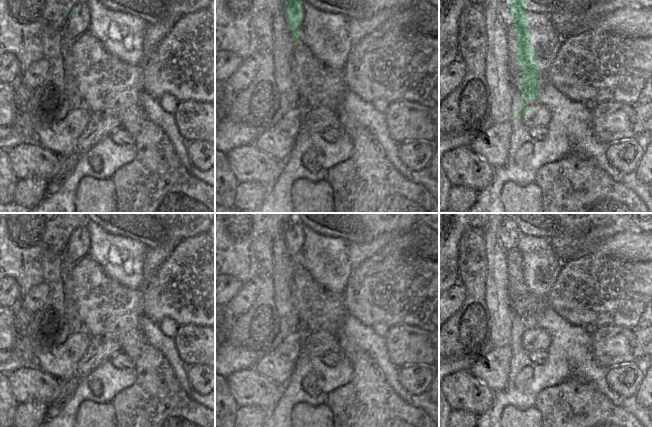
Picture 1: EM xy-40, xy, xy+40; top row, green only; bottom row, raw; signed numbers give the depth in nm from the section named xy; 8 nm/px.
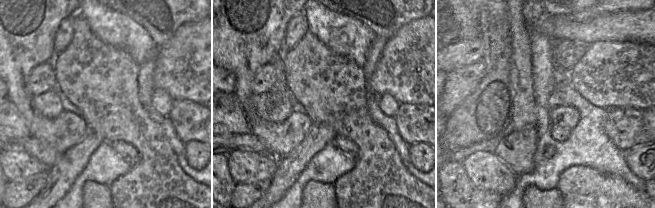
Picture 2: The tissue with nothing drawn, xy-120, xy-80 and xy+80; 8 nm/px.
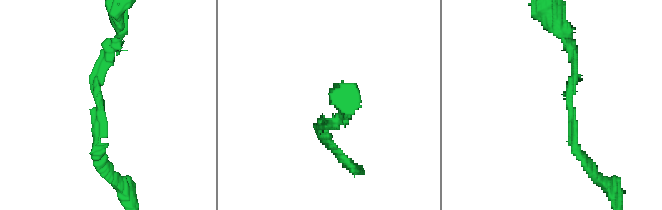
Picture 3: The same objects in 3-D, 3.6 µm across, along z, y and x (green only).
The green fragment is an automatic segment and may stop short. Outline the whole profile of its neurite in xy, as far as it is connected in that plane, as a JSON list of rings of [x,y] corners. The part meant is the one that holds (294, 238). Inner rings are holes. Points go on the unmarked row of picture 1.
[[[295,213],[289,224],[285,233],[285,243],[289,251],[289,255],[295,263],[295,268],[302,268],[299,263],[299,252],[303,246],[303,231],[301,229],[301,222],[297,219]]]

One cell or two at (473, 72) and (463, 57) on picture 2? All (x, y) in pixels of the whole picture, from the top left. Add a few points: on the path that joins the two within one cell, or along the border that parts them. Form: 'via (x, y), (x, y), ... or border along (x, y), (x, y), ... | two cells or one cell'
border along (481, 60), (455, 68), (447, 73) | two cells

